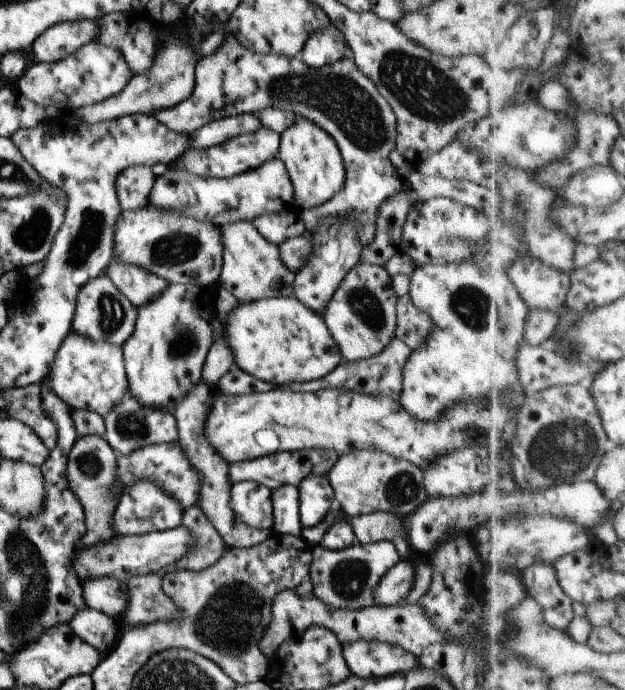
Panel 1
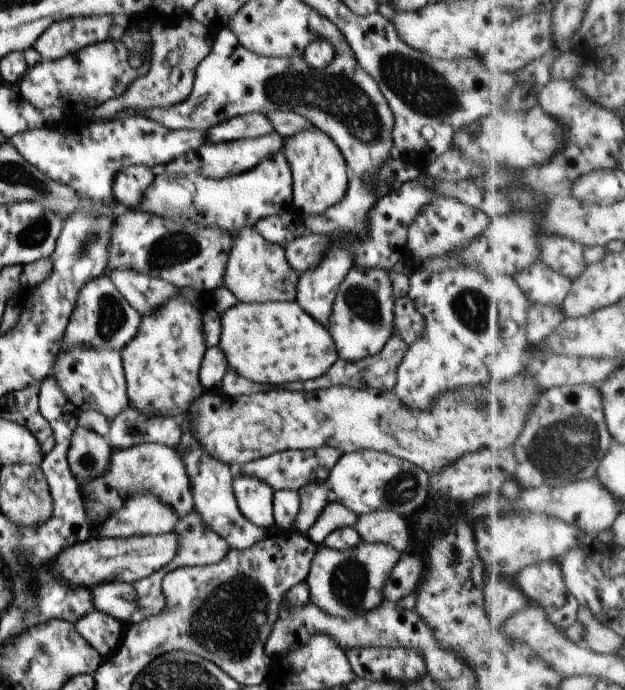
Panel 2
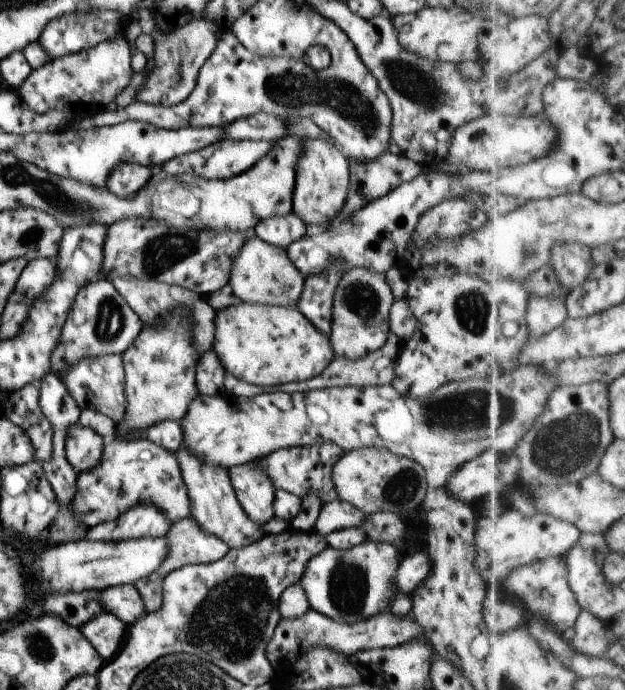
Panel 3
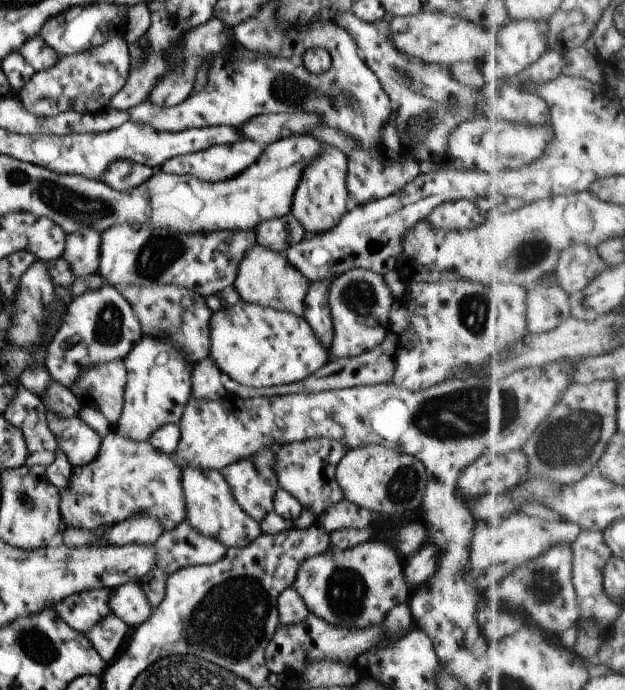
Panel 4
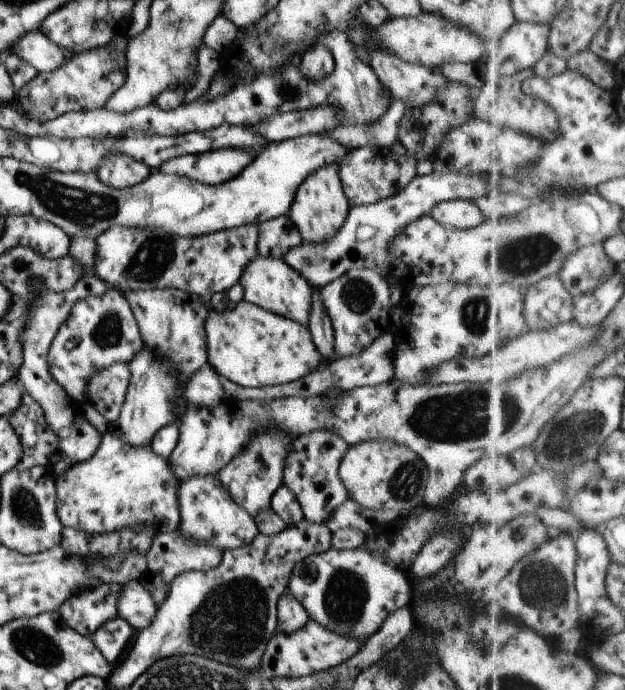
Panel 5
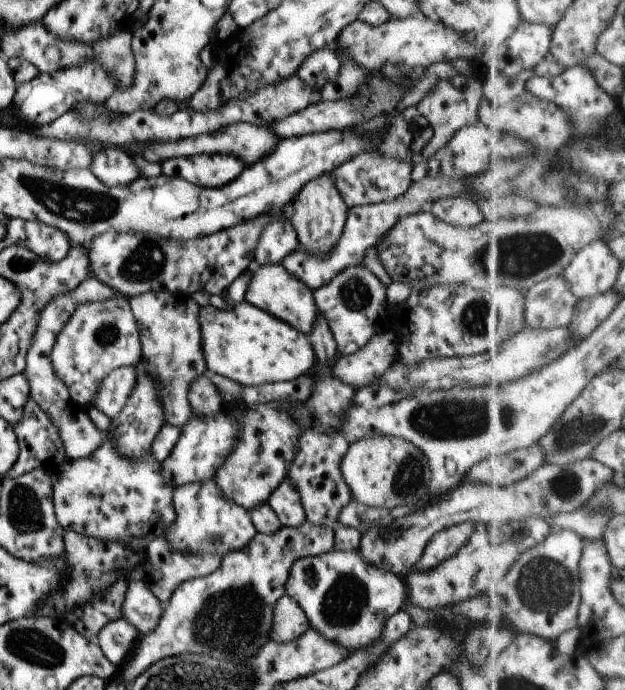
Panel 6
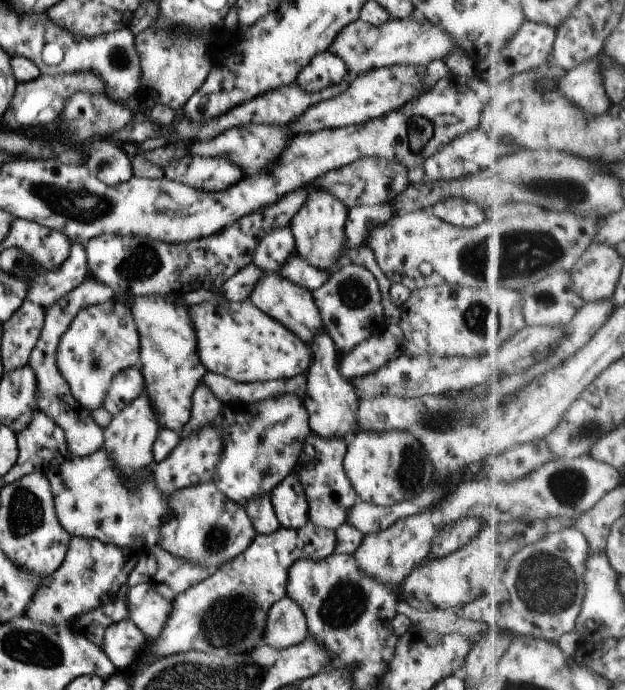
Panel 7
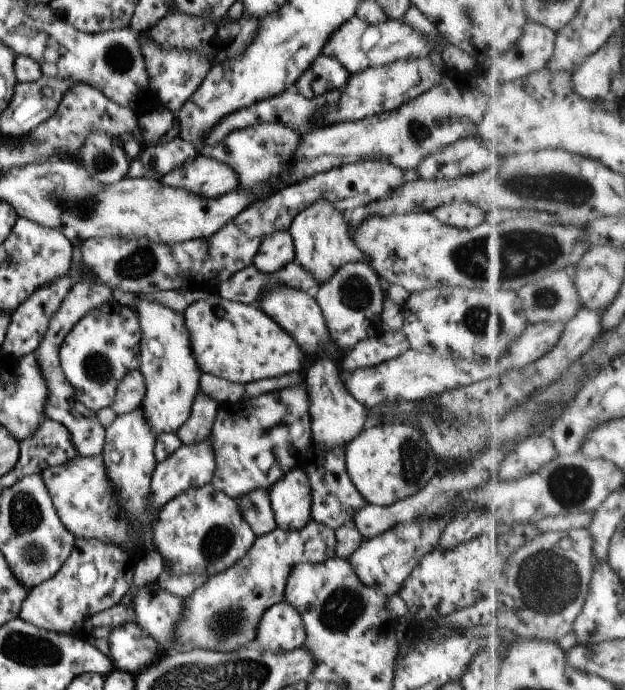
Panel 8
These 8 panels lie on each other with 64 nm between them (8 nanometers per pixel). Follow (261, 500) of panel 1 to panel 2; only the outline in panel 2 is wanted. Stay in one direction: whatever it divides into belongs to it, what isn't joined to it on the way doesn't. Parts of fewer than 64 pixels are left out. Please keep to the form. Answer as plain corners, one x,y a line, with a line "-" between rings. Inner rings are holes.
235,474
233,491
242,514
260,528
269,530
275,524
274,489
258,477

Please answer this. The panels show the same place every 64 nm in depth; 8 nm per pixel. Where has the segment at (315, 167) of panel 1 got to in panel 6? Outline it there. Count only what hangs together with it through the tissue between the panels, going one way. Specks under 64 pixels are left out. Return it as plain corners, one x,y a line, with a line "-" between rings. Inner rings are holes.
322,175
309,183
295,196
292,212
289,213
290,224
295,228
300,249
315,257
324,257
337,245
349,213
344,199
328,175

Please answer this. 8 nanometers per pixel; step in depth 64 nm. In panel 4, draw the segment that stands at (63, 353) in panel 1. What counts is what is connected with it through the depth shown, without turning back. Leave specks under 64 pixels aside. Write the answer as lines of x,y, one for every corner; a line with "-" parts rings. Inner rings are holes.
123,360
90,366
70,388
82,403
100,411
113,425
124,404
127,370

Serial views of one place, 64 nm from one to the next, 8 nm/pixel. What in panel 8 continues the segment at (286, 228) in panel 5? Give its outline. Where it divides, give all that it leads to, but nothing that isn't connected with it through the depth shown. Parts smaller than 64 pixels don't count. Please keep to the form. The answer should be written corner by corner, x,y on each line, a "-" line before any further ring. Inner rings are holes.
278,231
263,238
252,265
264,274
272,275
292,261
295,261
295,248
291,234

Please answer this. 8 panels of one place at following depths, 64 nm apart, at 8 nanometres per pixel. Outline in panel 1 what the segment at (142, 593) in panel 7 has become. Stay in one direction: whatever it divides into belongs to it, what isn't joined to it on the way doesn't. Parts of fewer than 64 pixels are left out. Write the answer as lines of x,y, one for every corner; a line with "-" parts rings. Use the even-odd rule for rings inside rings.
112,578
86,580
82,584
88,606
116,619
126,610
127,598
124,598
124,586
124,582

